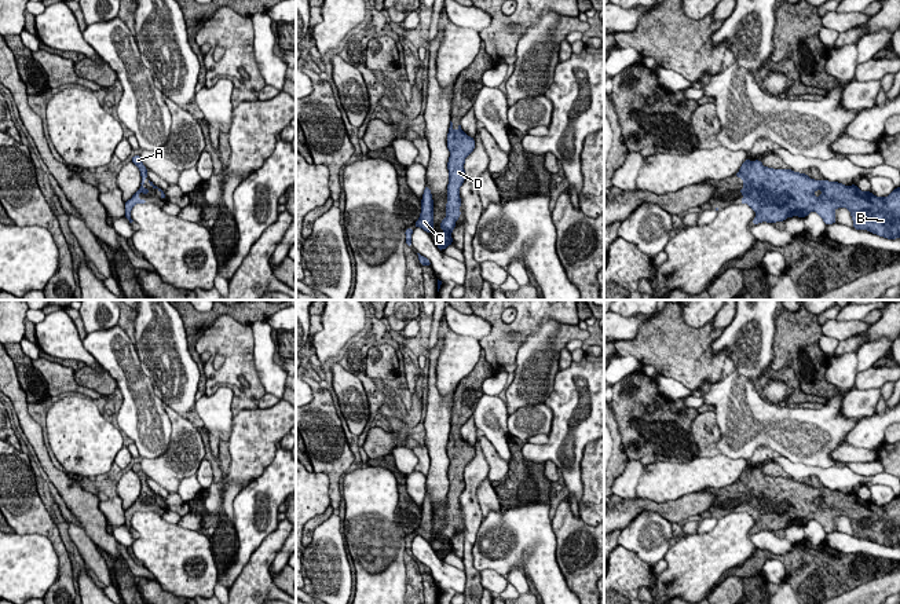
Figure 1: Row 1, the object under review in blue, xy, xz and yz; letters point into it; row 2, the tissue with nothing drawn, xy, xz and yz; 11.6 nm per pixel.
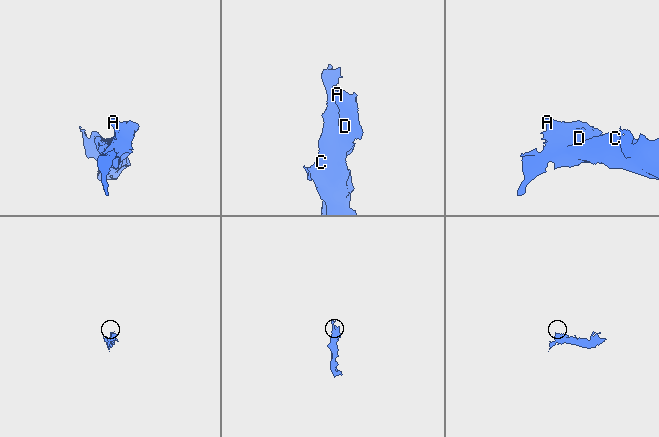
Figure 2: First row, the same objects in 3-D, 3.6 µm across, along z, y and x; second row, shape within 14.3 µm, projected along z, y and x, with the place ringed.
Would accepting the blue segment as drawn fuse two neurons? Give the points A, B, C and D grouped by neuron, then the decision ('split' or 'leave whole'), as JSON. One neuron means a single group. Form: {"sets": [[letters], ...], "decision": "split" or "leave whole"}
{"sets": [["A", "B", "C", "D"]], "decision": "leave whole"}

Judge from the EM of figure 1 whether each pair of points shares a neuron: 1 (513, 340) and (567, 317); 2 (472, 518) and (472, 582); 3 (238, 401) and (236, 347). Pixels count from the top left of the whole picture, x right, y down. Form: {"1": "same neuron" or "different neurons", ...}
{"1": "same neuron", "2": "same neuron", "3": "same neuron"}

